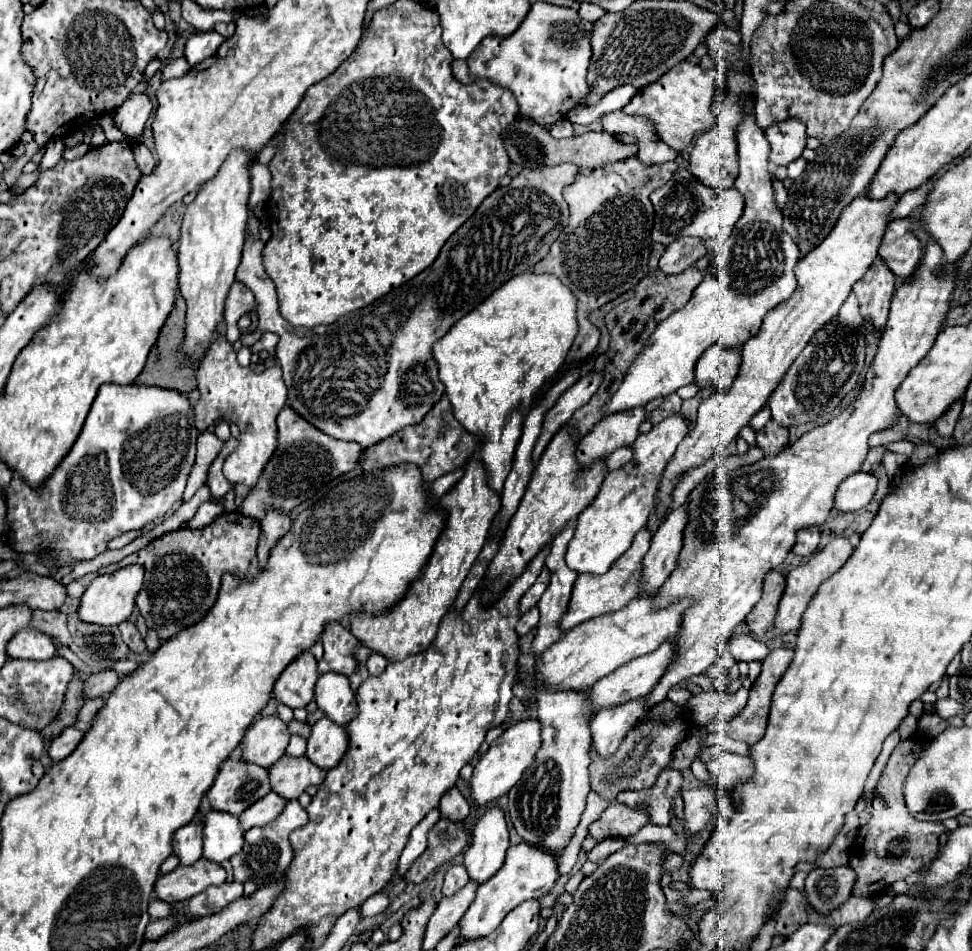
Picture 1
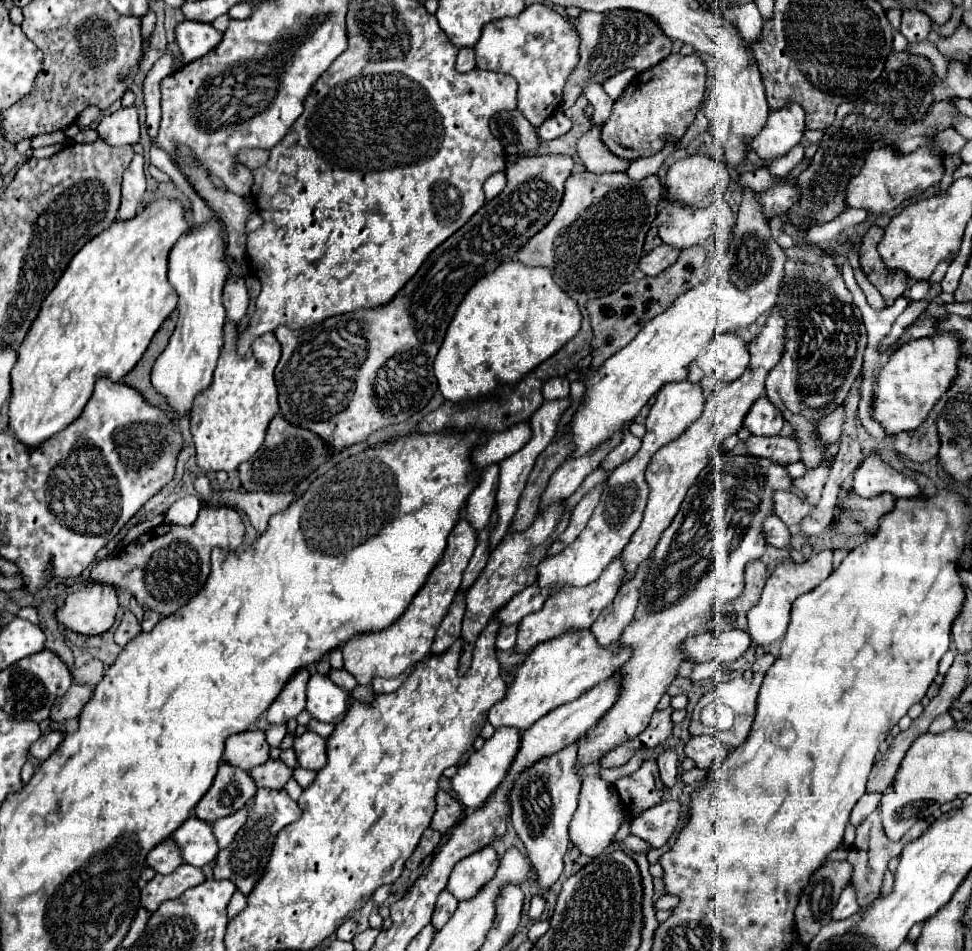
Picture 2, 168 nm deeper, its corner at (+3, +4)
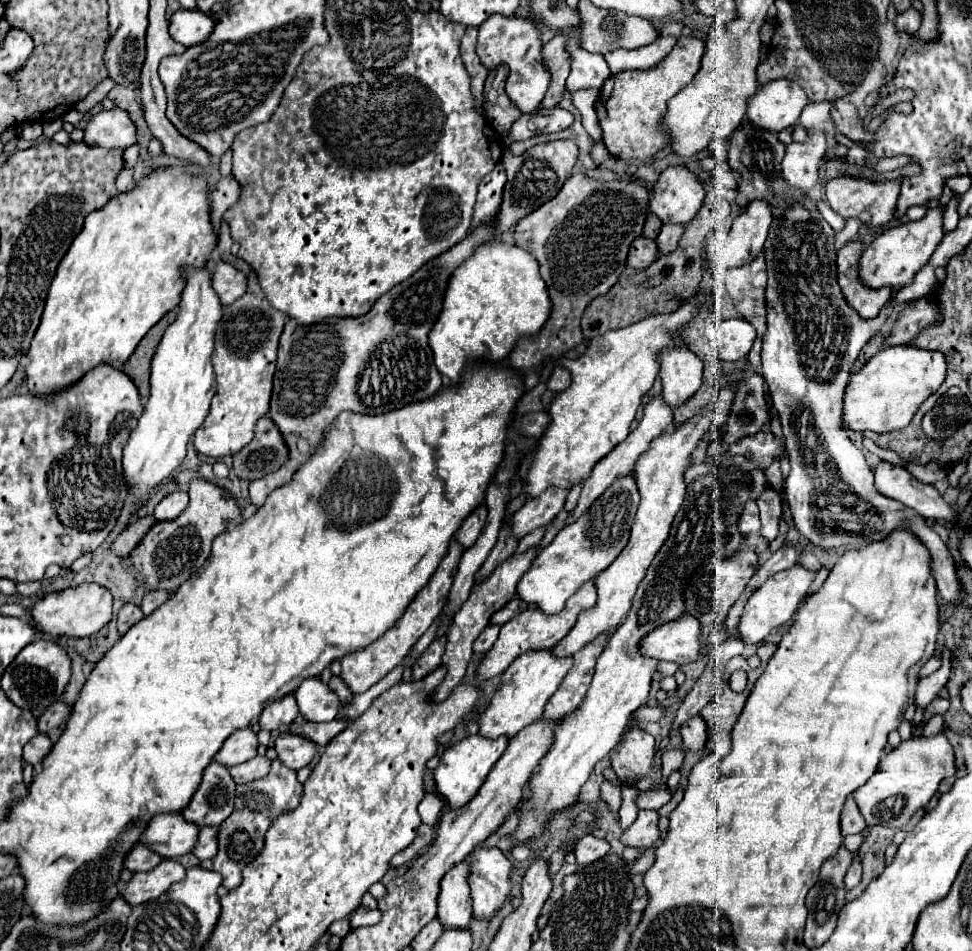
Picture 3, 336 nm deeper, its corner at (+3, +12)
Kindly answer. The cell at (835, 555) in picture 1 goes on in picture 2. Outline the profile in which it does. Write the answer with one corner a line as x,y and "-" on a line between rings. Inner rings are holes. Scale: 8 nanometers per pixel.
825,548
825,550
809,556
801,564
797,564
797,562
779,564
775,568
775,572
769,576
767,584
765,584
761,602
757,606
753,606
753,610
749,610
749,614
747,614
749,634
755,640
755,644
757,646
767,646
775,640
783,640
783,636
787,632
787,624
789,624
789,610
791,610
791,604
795,602
795,598
799,598
801,594
813,590
831,572
833,572
833,550
831,548

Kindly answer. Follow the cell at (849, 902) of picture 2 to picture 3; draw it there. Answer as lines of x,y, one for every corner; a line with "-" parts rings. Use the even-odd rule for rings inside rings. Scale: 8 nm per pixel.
855,854
853,864
851,864
851,868
847,870
847,876
845,876
845,886
847,886
847,890
849,890
849,888
855,888
855,886
859,884
859,880
861,880
861,862
859,862
859,856

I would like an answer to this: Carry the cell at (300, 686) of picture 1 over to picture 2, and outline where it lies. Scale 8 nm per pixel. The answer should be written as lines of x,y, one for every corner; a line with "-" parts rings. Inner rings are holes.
299,670
293,674
287,684
283,686
281,694
275,698
271,708
267,710
267,720
271,724
287,722
289,718
295,718
299,712
305,710
307,704
307,682
309,682
309,670

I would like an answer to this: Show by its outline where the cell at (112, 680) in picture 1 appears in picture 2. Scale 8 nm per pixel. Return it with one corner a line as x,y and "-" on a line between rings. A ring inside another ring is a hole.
73,682
71,688
67,690
65,696
61,696
61,700
57,700
53,704
53,710
51,710
51,720
71,720
71,718
77,718
83,710
83,706
91,700
91,694
93,694
93,688
89,684
77,684

